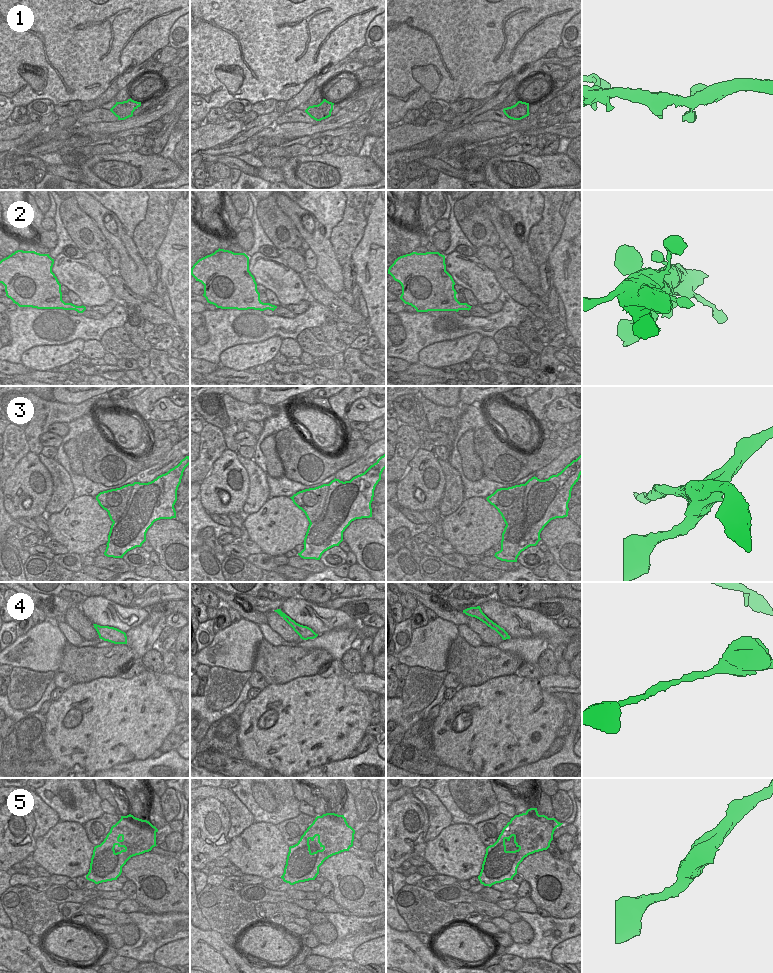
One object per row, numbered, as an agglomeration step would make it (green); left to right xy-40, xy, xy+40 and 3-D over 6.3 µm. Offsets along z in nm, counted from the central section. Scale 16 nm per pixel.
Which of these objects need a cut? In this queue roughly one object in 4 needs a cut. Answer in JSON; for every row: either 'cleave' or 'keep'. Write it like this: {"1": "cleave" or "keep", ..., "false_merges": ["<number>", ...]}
{"1": "keep", "2": "keep", "3": "cleave", "4": "keep", "5": "keep", "false_merges": ["3"]}

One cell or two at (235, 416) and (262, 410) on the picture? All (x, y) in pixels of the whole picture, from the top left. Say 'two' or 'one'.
one

